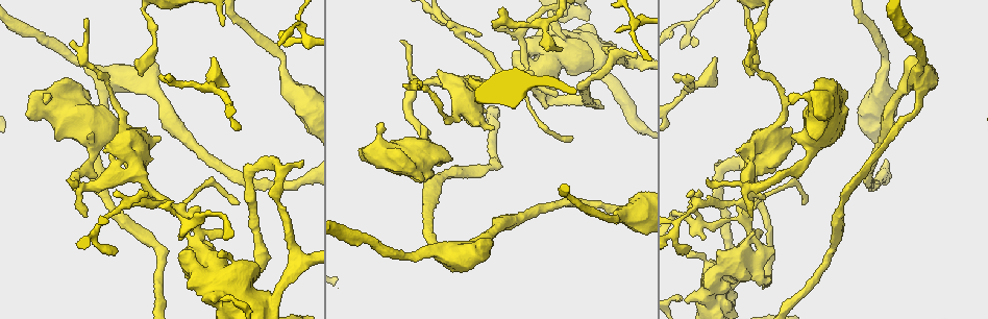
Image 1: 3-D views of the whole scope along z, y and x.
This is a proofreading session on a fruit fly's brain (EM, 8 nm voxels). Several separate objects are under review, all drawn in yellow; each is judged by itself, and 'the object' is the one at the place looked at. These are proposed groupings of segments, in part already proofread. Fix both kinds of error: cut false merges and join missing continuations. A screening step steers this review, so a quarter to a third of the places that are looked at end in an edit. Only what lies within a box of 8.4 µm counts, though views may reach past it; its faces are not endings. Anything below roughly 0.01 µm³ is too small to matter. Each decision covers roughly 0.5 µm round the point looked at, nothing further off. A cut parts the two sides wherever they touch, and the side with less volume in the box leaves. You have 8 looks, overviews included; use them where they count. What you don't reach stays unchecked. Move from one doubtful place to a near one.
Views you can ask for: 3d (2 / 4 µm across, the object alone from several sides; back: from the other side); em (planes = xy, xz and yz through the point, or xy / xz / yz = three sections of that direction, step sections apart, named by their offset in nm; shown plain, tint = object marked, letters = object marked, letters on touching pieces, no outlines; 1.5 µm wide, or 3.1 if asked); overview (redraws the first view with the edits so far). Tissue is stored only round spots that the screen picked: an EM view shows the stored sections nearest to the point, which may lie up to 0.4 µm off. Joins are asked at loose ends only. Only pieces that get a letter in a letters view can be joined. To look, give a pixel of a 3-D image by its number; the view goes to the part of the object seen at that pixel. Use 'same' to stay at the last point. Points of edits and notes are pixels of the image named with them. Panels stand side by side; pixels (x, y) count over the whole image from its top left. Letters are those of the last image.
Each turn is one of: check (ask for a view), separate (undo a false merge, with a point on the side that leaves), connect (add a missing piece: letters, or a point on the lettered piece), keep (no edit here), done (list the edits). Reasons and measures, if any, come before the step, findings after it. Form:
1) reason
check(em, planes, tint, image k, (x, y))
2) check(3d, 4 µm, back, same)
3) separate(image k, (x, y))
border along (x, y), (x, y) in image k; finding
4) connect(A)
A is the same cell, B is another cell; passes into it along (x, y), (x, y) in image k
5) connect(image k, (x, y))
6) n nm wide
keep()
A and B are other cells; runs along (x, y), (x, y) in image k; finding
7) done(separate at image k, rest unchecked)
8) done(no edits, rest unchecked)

thin end
check(em, xz, step 4, letters, image 1, (284, 44))

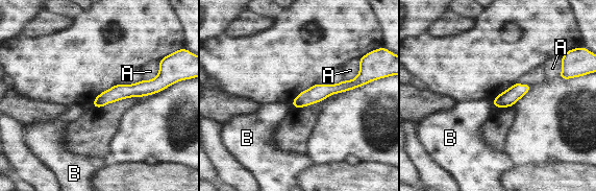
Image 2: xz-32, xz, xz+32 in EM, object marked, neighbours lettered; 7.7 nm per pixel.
keep()
A and B are other cells; border along (491, 102), (495, 106) in image 2; no lettered piece goes on from it

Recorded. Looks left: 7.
end of a long branch
check(em, xy, step 4, tint, image 1, (139, 75))

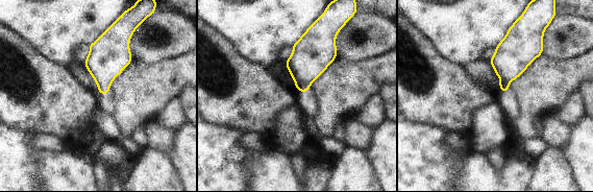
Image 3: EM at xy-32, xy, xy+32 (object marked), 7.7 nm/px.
check(em, planes, letters, same)

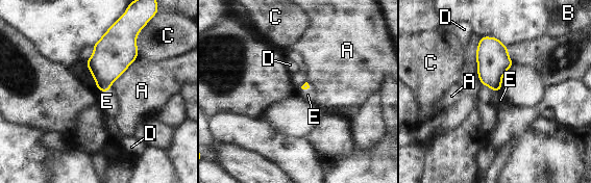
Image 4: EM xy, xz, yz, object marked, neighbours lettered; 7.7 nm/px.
connect(E)
E is the same cell, A, B, C and D are other cells; passes into it along (109, 60), (104, 92), (106, 101) in image 4; the neuron continues

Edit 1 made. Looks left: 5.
an open end
check(3d, 2 µm, image 1, (187, 285))

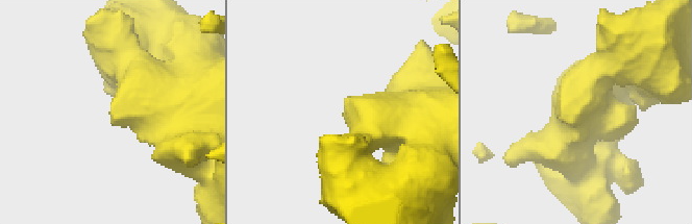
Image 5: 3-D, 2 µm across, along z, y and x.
check(em, xy, step 8, tint, image 5, (109, 114))

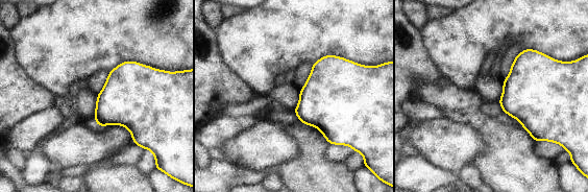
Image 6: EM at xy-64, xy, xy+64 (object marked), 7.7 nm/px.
check(em, planes, letters, same)

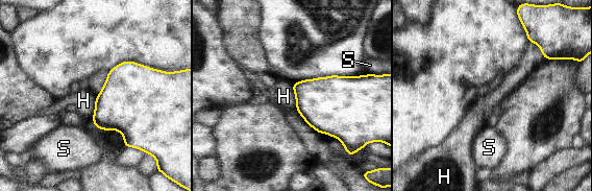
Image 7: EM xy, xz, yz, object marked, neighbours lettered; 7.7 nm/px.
keep()
H and S are other cells; border along (292, 85), (296, 110) in image 7; no lettered piece goes on from it

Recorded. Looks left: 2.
done(connect at image 4, rest unchecked)

